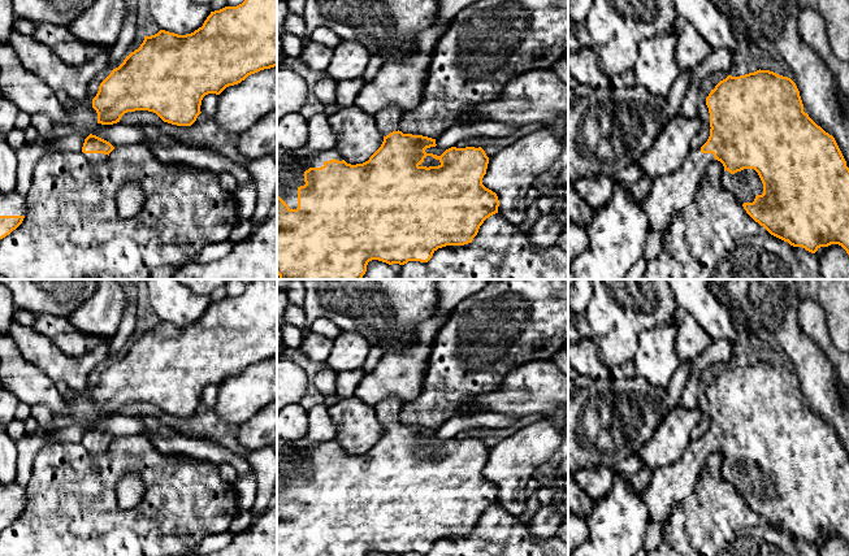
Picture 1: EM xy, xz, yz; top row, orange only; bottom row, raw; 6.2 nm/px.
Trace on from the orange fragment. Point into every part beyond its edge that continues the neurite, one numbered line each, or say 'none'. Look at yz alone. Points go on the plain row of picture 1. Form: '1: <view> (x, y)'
1: yz (746, 474)
2: yz (671, 485)

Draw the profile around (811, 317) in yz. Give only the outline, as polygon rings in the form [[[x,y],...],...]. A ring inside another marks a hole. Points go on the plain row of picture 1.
[[[805,296],[798,304],[798,325],[801,331],[809,336],[829,360],[836,388],[846,395],[846,403],[849,404],[849,352],[839,351],[833,346],[827,329],[824,309]]]

